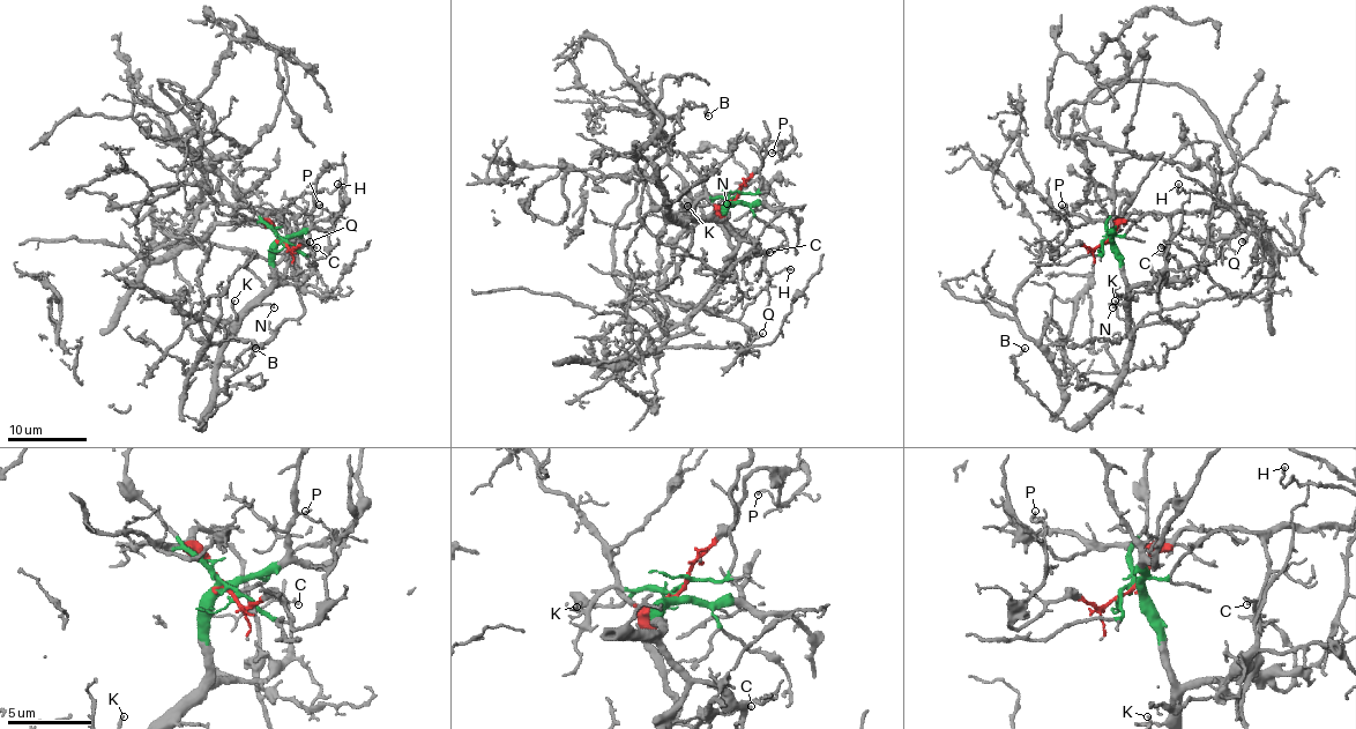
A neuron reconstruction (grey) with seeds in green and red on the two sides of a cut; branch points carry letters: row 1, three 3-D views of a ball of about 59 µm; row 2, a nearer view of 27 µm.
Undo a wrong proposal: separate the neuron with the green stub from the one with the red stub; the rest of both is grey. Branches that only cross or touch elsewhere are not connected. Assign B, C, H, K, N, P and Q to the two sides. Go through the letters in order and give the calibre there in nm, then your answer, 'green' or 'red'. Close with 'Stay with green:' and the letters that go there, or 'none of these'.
B: 150 nm thick; green
C: 140 nm thick; red
H: 140 nm thick; red
K: 160 nm thick; green
N: 140 nm thick; green
P: 130 nm thick; red
Q: 160 nm thick; red
Stay with green: B, K, N

